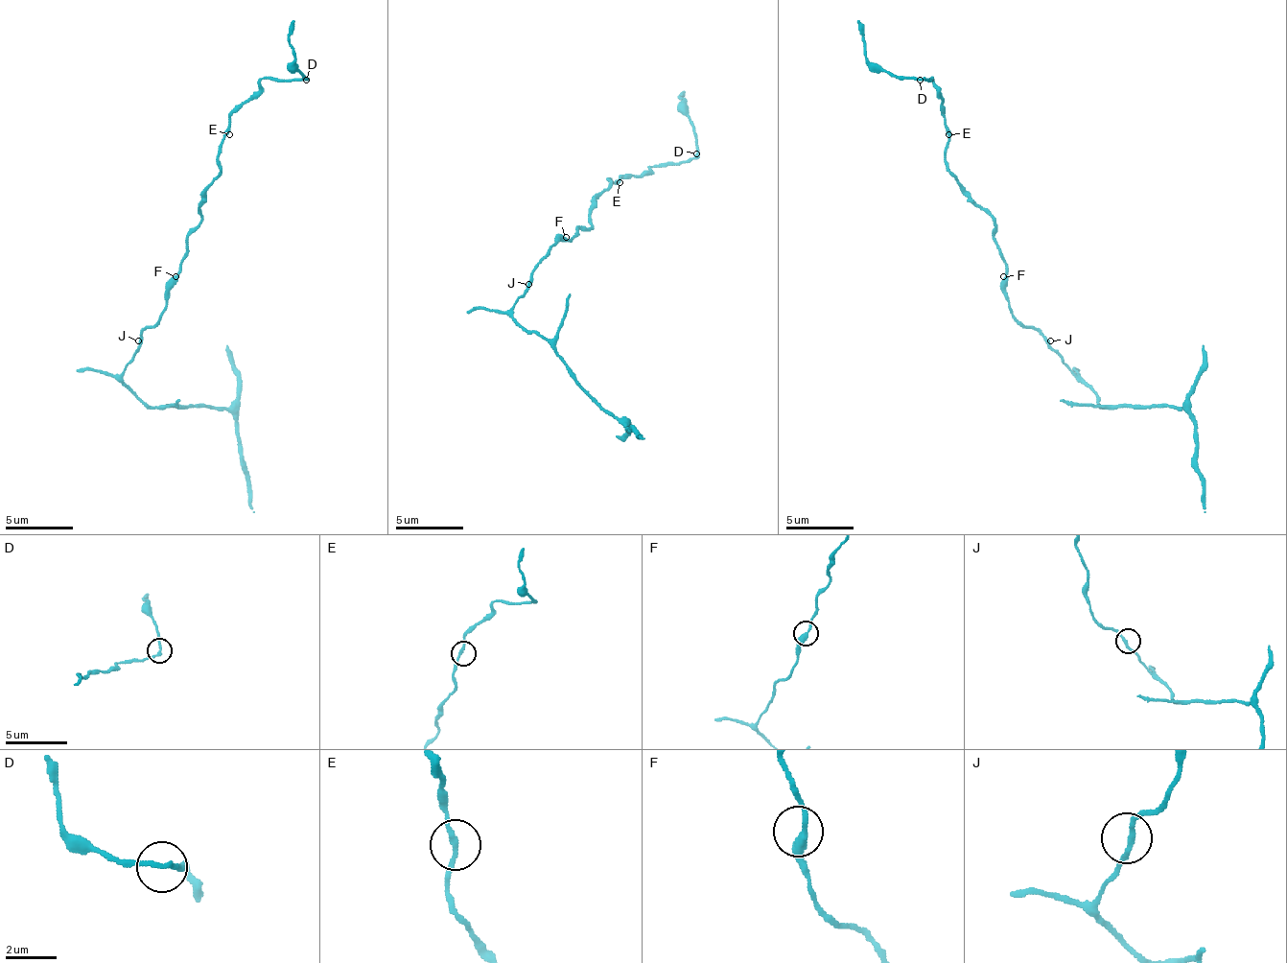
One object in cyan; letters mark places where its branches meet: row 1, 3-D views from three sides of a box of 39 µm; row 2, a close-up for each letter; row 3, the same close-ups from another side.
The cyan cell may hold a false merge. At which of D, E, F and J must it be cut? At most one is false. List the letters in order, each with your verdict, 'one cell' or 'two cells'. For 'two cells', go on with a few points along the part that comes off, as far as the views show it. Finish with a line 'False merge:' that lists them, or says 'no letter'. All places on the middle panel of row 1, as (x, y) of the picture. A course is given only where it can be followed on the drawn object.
D: one cell
E: one cell
F: one cell
J: one cell
False merge: no letter

